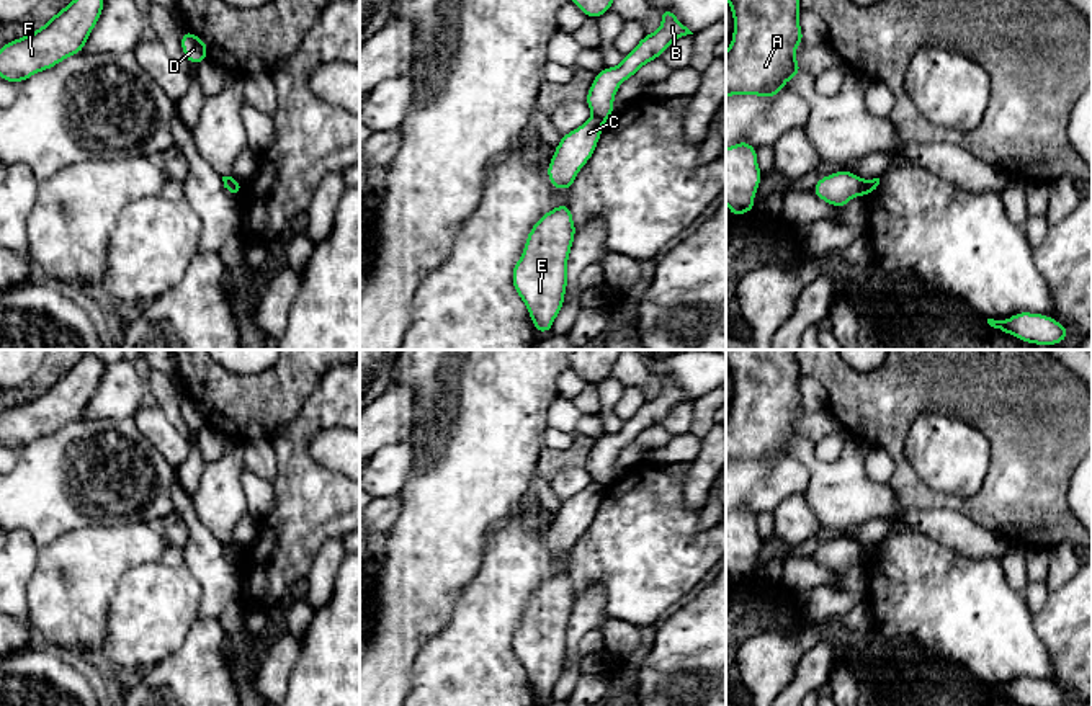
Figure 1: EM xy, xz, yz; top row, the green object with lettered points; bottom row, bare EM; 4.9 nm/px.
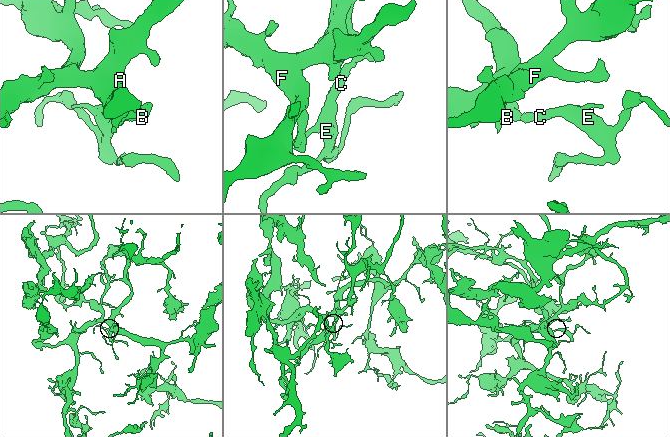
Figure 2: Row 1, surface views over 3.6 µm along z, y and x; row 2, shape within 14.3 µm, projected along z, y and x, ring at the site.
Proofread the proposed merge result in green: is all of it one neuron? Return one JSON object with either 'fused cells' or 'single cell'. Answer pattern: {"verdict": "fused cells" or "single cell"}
{"verdict": "fused cells"}

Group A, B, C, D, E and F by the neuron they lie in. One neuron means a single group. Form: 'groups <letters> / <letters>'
groups A B D F / C E

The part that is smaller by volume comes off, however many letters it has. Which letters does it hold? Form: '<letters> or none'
C, E

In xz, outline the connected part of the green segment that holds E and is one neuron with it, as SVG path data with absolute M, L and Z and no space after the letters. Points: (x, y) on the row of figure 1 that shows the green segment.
M556 206L531 227L523 253L513 266L513 288L526 304L536 333L551 333L564 306L567 258L575 230L571 206Z

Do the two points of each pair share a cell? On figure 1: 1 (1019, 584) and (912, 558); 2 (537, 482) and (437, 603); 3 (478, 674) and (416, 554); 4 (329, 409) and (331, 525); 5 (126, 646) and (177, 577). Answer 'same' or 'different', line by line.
1: different
2: different
3: different
4: same
5: same

